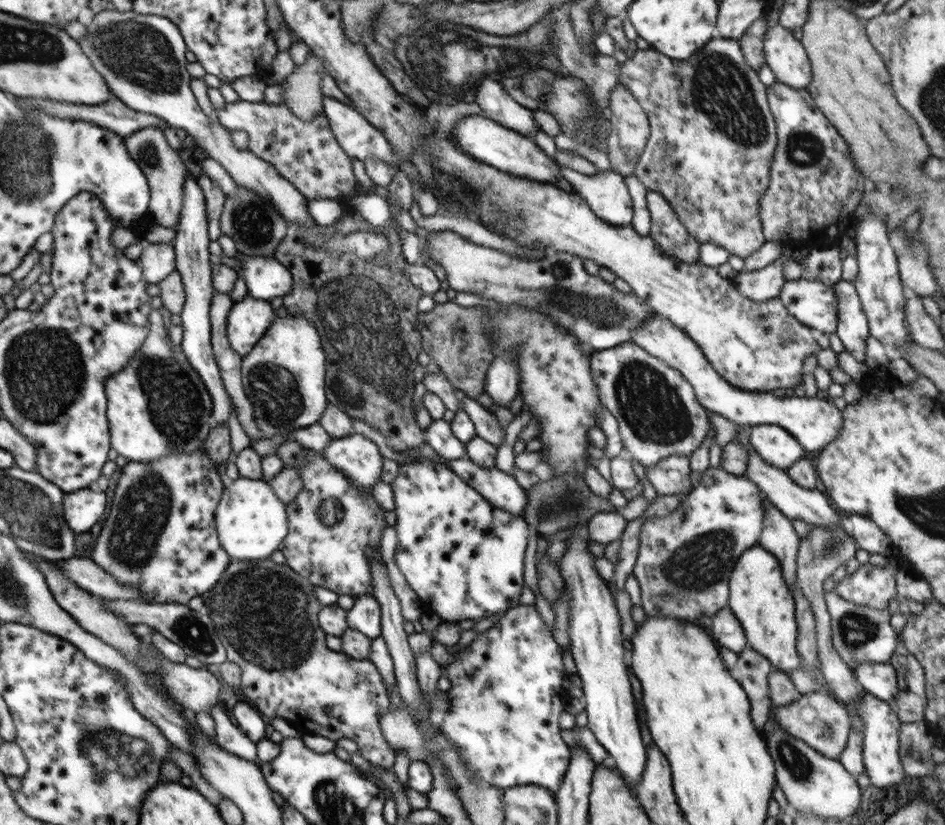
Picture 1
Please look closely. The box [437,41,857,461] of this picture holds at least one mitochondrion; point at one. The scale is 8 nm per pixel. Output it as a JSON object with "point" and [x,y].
{"point":[717,86]}

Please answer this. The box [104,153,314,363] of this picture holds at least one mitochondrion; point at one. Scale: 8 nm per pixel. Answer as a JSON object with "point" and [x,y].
{"point":[254,222]}

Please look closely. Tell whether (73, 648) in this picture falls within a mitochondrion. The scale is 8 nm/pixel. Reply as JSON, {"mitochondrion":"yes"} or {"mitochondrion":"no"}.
{"mitochondrion":"no"}

